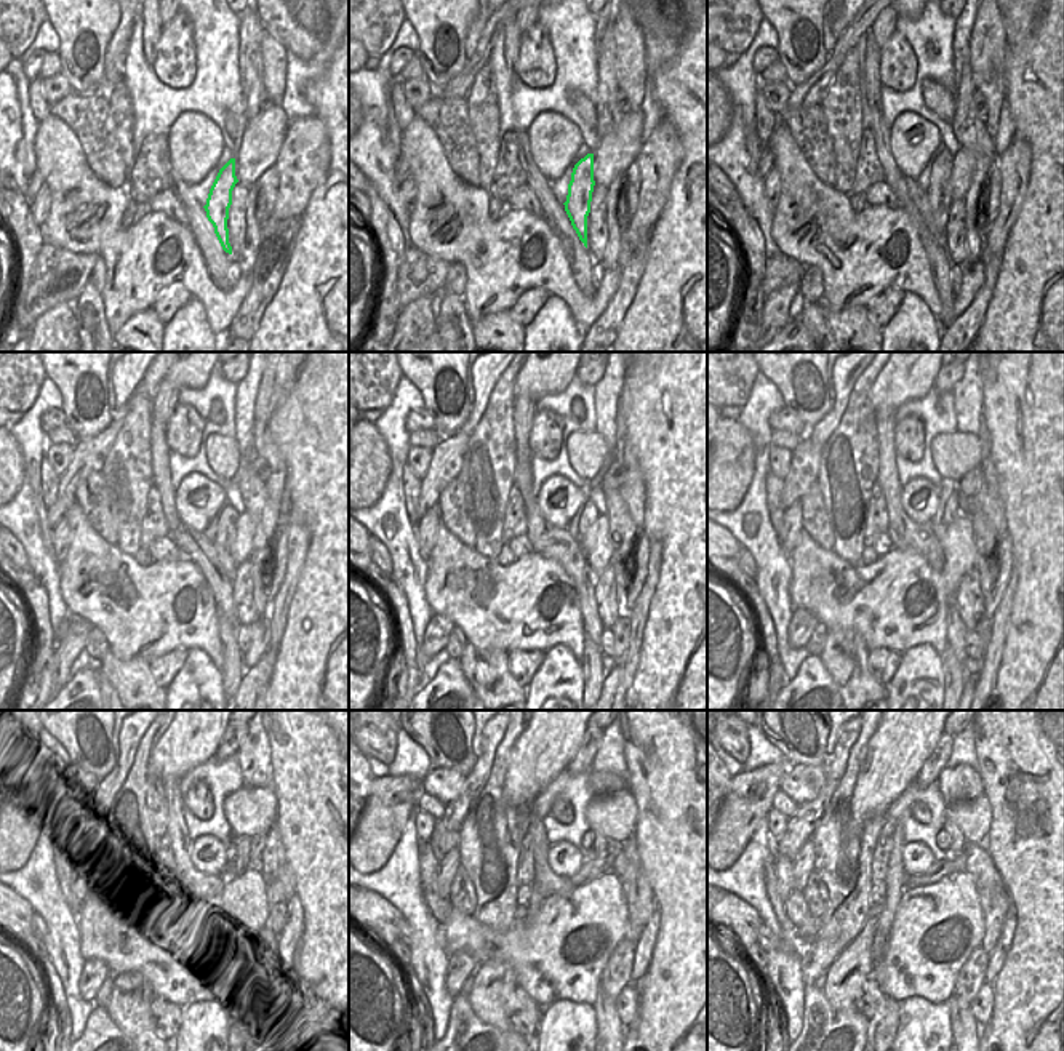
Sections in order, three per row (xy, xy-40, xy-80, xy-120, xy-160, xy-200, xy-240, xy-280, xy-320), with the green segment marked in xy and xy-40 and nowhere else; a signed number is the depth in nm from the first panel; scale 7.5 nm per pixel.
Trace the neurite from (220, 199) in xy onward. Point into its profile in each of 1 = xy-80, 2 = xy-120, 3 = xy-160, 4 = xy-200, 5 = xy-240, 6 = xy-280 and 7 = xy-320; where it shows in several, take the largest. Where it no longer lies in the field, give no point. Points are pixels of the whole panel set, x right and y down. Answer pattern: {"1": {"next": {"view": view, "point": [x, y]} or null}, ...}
{"1": {"next": {"view": "xy-80", "point": [938, 194]}}, "2": {"next": {"view": "xy-120", "point": [226, 527]}}, "3": {"next": {"view": "xy-160", "point": [591, 512]}}, "4": {"next": {"view": "xy-200", "point": [951, 507]}}, "5": {"next": {"view": "xy-240", "point": [240, 863]}}, "6": {"next": {"view": "xy-280", "point": [591, 869]}}, "7": {"next": {"view": "xy-320", "point": [956, 864]}}}

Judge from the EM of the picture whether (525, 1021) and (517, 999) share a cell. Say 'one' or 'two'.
one

